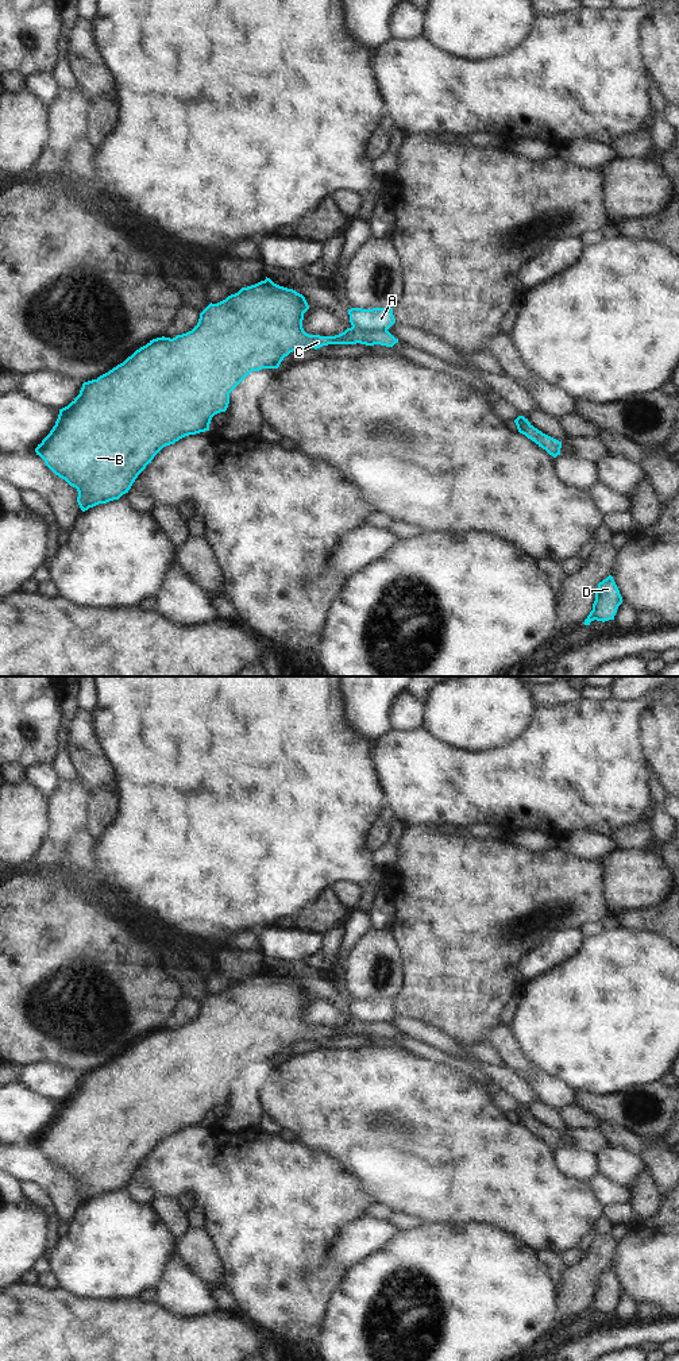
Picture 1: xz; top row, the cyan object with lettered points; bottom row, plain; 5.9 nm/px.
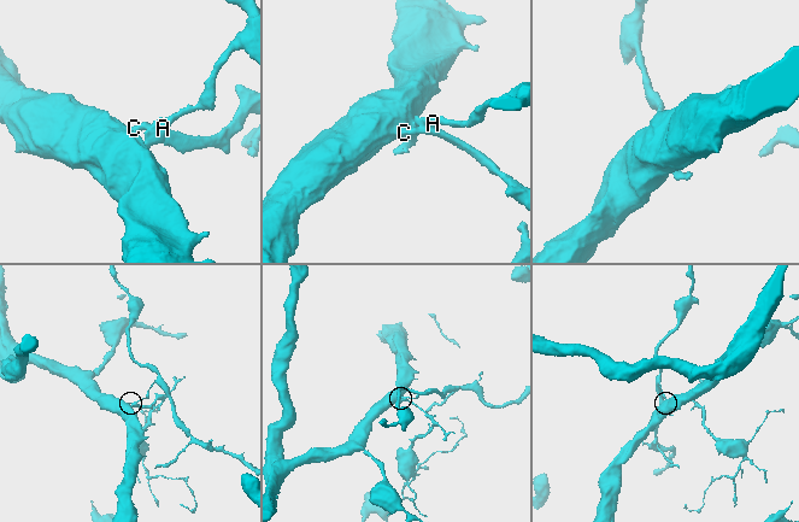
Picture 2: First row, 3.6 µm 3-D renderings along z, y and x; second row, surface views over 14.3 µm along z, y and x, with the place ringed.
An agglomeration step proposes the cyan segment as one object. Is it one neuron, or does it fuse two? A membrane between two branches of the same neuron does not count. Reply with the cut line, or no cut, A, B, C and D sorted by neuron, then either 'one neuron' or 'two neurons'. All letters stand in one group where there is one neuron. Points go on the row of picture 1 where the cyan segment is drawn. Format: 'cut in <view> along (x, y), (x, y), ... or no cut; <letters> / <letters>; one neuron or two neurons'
cut in xz along (352, 326), (361, 330), (386, 331); A / B C D; two neurons

